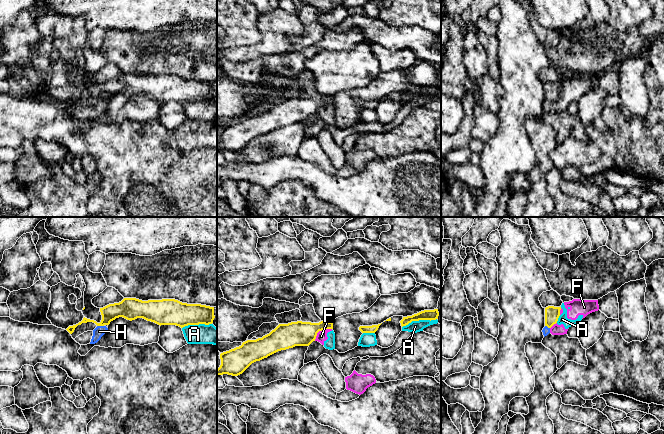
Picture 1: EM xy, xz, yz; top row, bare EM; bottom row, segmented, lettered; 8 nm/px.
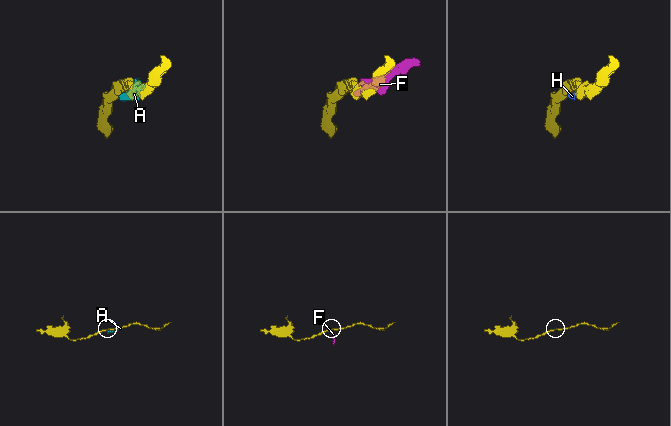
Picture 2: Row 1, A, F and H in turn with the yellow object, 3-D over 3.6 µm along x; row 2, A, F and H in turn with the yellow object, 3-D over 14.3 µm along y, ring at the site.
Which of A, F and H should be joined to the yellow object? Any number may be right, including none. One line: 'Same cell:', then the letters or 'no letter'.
Same cell: no letter

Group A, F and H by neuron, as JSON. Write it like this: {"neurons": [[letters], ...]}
{"neurons": [["A", "F", "H"]]}

